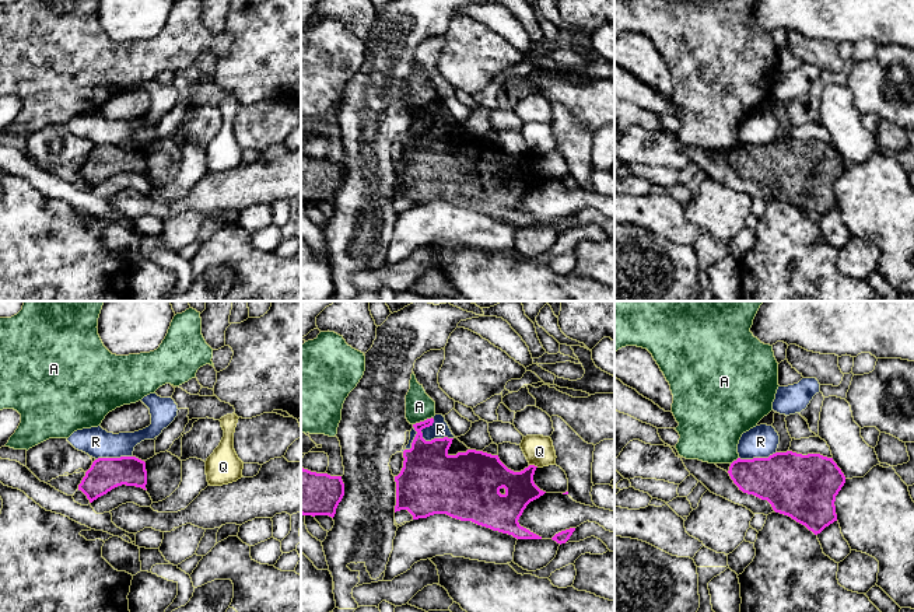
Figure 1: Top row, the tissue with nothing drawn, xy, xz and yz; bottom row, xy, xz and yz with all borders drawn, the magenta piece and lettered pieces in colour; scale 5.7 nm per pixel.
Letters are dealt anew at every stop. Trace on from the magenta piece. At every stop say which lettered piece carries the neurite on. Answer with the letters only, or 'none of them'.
none of them

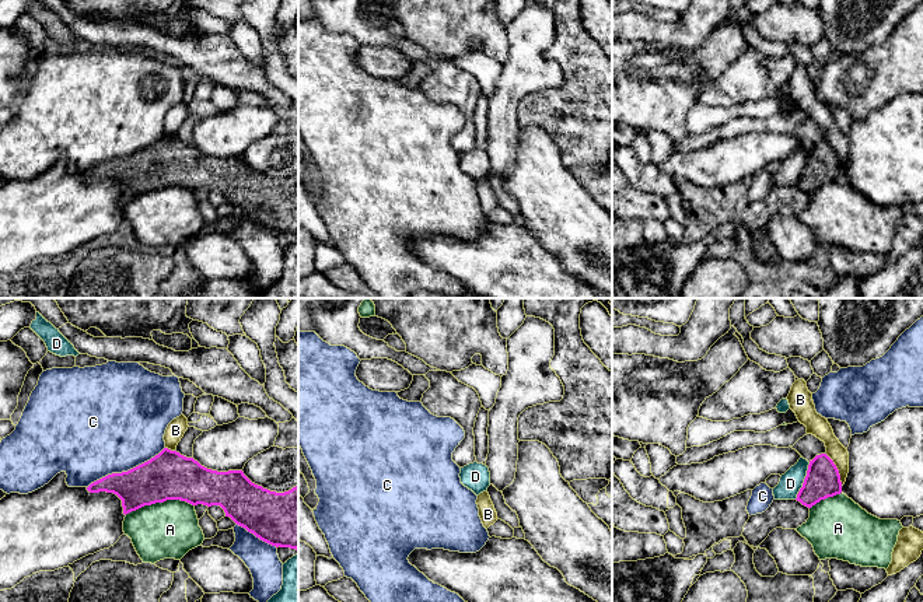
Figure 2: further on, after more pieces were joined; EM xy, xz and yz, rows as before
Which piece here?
none of them

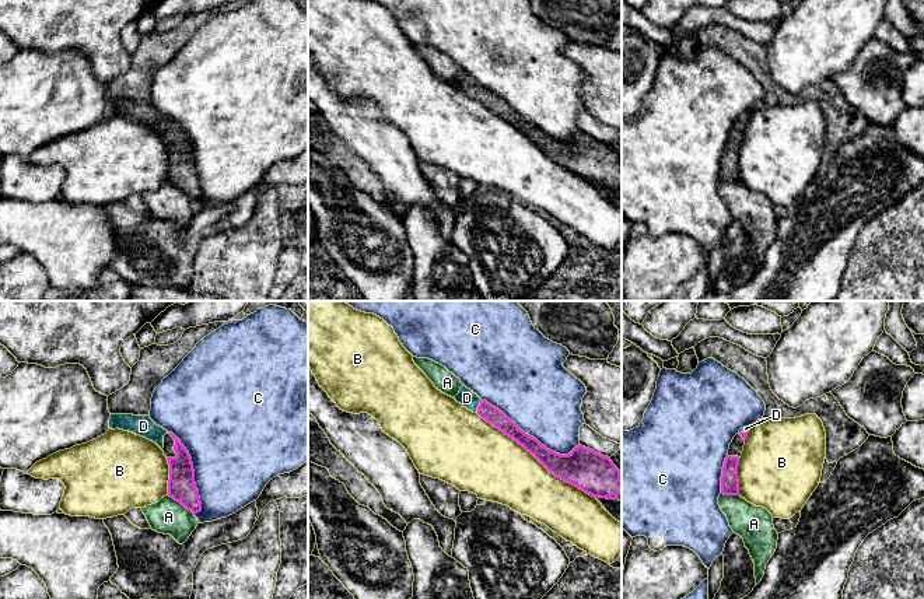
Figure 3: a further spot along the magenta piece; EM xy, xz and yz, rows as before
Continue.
D

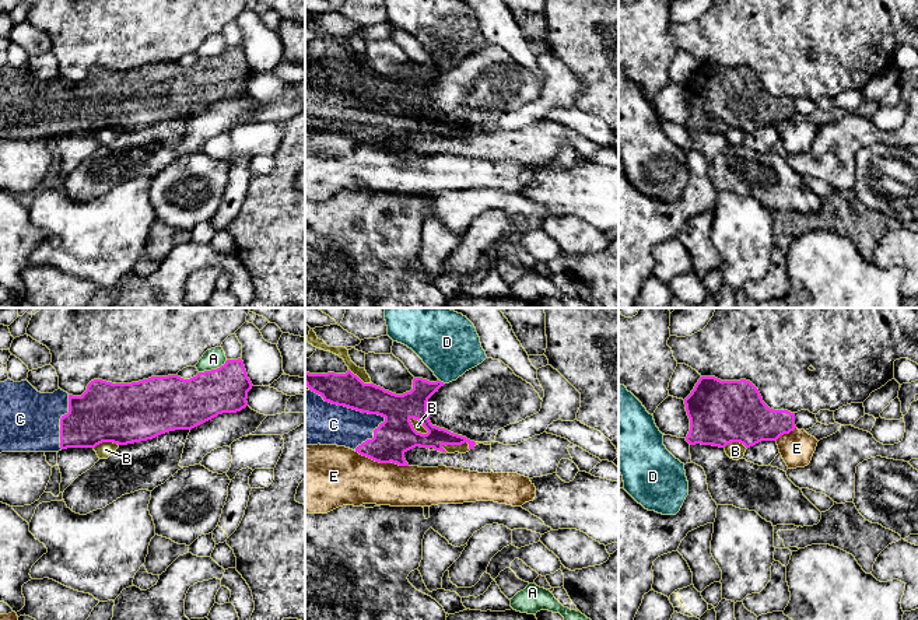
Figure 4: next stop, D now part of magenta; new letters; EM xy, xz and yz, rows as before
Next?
C

